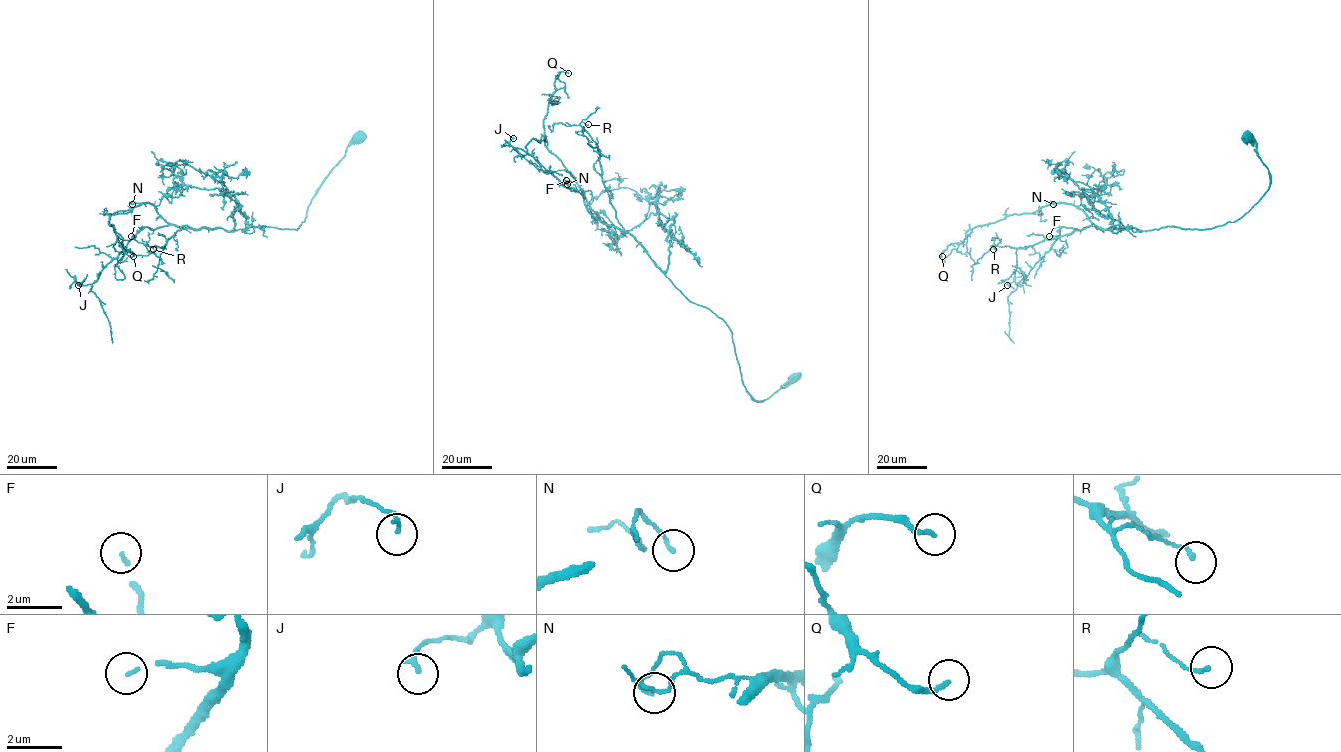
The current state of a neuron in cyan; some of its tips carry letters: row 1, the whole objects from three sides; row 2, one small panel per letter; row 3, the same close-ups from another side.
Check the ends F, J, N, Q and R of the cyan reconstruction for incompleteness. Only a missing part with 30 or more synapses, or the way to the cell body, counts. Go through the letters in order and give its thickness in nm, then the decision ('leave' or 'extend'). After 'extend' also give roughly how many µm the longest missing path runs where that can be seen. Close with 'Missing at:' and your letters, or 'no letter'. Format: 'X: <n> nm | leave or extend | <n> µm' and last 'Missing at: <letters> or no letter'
F: 110 nm | extend | 40 µm
J: 140 nm | leave
N: 100 nm | leave
Q: 180 nm | leave
R: 130 nm | leave
Missing at: F

